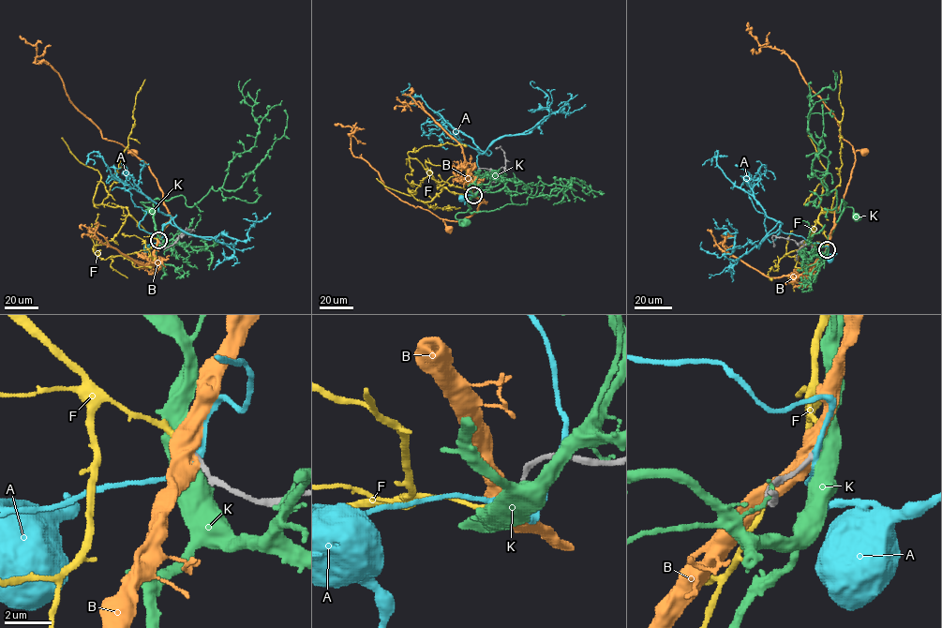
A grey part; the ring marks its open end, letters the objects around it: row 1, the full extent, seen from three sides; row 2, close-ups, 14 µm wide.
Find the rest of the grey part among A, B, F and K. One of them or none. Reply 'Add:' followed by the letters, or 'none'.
Add: F

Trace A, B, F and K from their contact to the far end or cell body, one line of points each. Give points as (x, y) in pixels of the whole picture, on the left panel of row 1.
A: (158, 241), (145, 245), (146, 248)
B: (158, 241), (171, 216), (156, 179), (149, 166), (128, 152), (133, 152)
F: (158, 241), (126, 207), (102, 202), (128, 145), (137, 94), (145, 80)
K: (158, 241), (154, 222), (154, 206), (152, 201), (141, 201), (152, 210)

